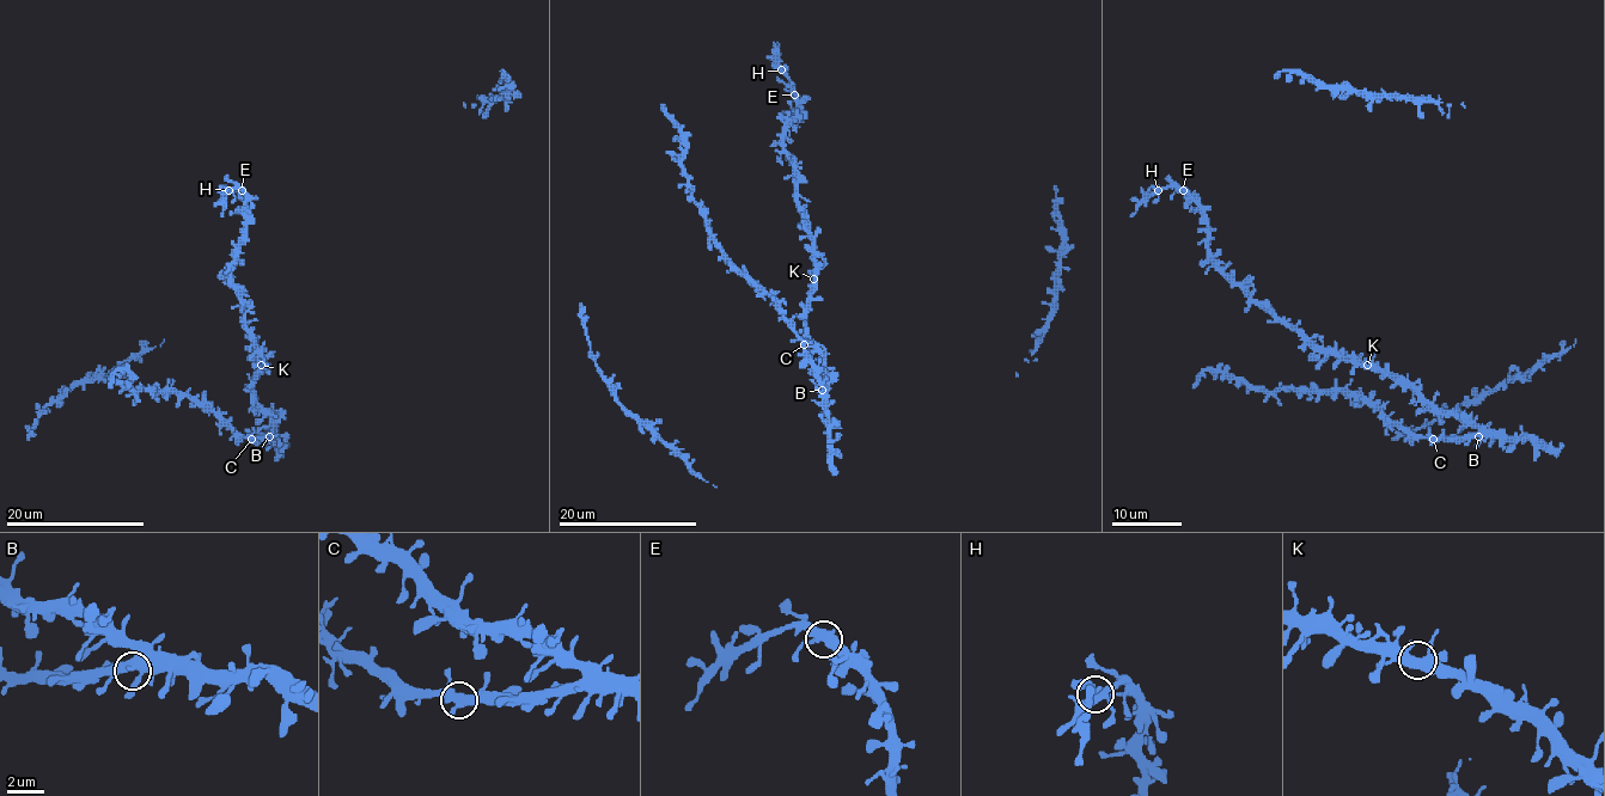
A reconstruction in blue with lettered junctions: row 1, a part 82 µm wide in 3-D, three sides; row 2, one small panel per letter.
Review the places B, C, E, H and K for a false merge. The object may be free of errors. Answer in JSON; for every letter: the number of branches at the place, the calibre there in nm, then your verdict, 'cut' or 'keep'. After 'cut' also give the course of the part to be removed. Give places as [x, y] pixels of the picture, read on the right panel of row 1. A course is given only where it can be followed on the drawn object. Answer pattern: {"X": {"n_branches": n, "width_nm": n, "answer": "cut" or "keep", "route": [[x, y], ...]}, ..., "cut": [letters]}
{"B": {"n_branches": 6, "width_nm": 420, "answer": "keep"}, "C": {"n_branches": 4, "width_nm": 400, "answer": "keep"}, "E": {"n_branches": 4, "width_nm": 400, "answer": "keep"}, "H": {"n_branches": 4, "width_nm": 380, "answer": "keep"}, "K": {"n_branches": 4, "width_nm": 440, "answer": "keep"}, "cut": []}

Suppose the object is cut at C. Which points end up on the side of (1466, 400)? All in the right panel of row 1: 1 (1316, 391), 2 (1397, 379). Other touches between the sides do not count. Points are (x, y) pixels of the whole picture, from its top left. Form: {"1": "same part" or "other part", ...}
{"1": "other part", "2": "same part"}

